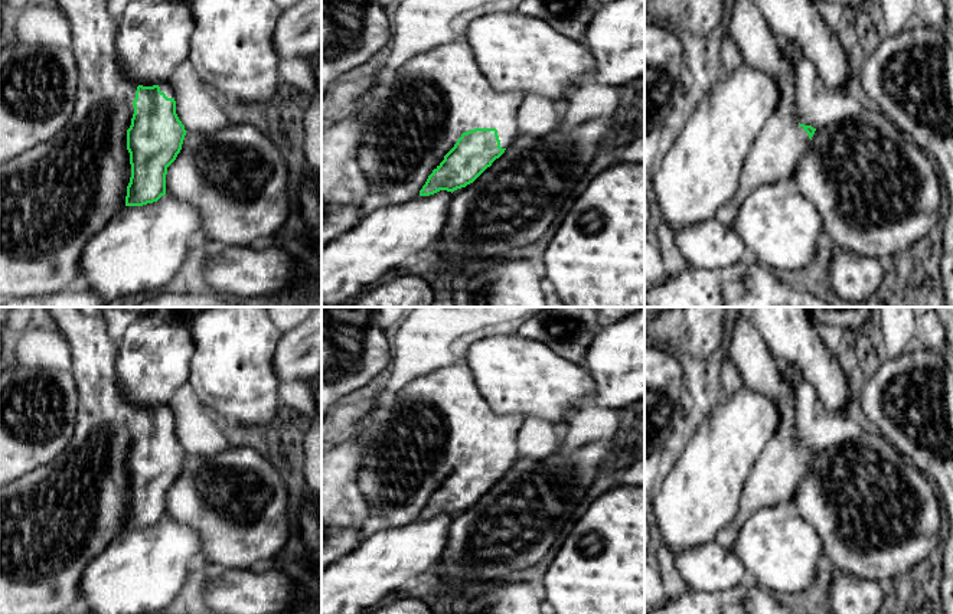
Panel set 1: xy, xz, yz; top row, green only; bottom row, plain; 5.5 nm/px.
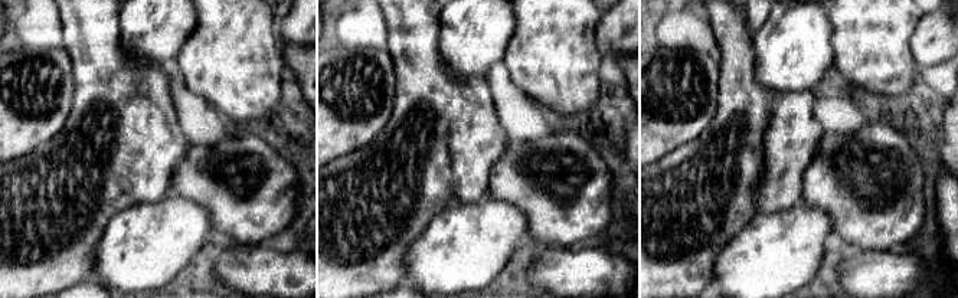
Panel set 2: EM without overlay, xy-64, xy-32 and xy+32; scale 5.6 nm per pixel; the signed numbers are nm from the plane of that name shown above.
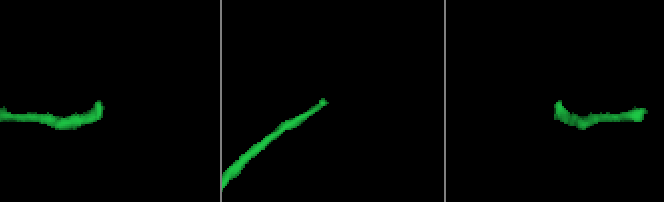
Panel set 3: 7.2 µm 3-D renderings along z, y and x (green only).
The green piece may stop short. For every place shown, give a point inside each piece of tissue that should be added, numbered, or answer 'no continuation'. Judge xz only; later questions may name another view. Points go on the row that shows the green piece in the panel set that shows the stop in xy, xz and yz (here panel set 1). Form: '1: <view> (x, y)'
1: xz (410, 126)

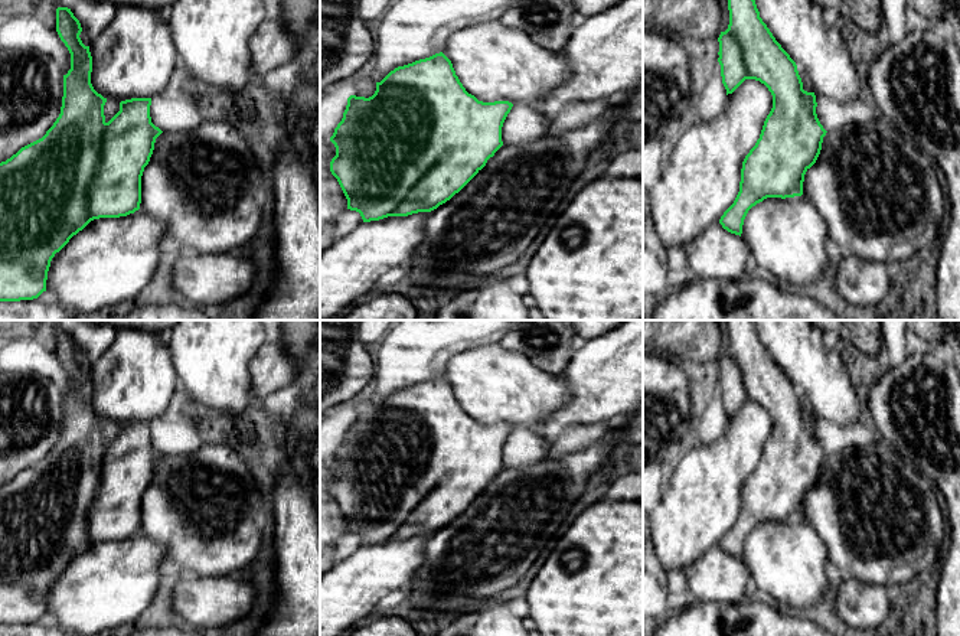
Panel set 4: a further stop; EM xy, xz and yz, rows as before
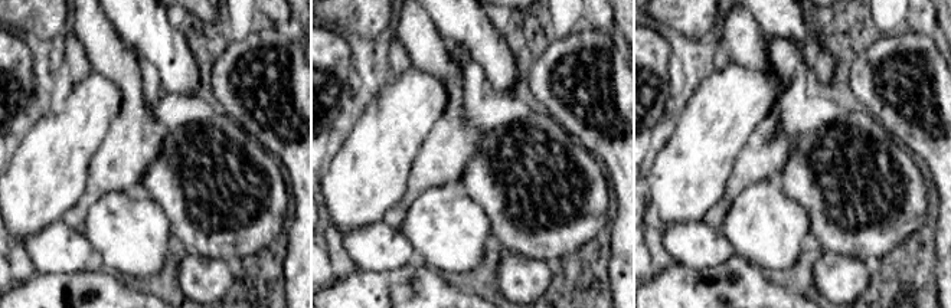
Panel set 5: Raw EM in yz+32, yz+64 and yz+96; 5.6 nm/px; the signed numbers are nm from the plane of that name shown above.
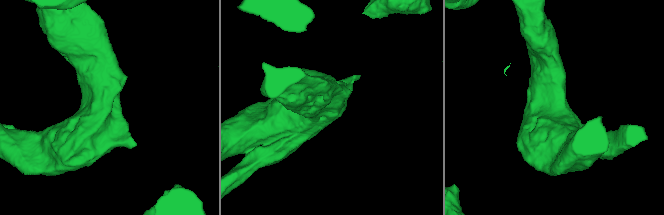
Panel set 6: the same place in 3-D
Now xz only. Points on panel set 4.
no continuation

